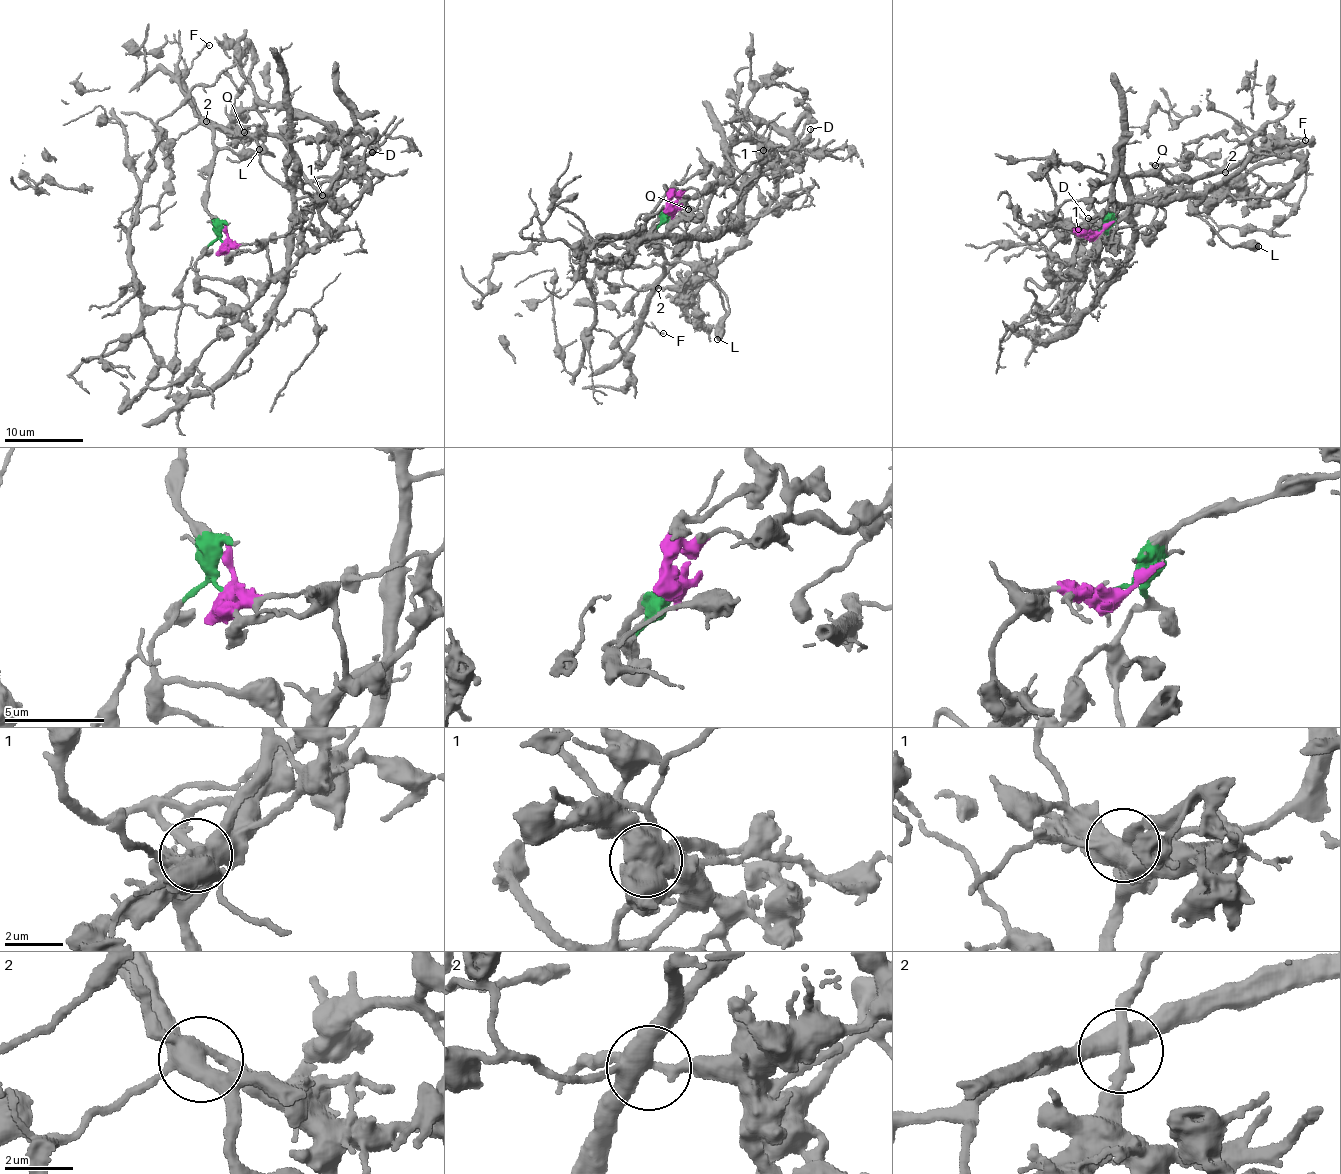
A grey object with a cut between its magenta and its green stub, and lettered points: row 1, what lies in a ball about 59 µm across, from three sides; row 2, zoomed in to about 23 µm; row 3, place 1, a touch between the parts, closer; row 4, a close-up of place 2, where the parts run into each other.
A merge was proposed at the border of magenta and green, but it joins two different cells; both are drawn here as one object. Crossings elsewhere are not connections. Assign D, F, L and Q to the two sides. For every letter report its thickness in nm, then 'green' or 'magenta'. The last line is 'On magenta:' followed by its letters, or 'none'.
D: calibre 130 nm; magenta
F: calibre 140 nm; green
L: calibre 700 nm; green
Q: calibre 110 nm; green
On magenta: D

